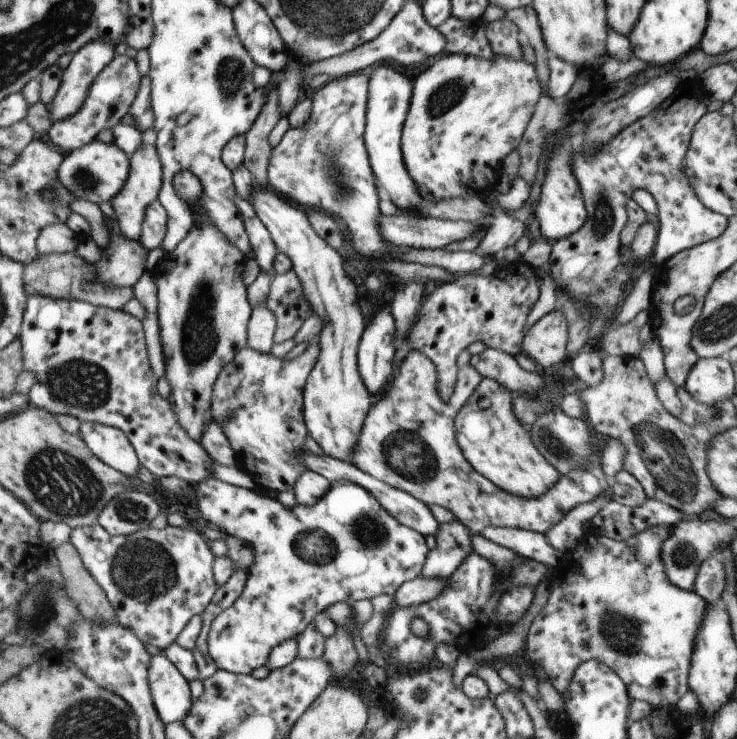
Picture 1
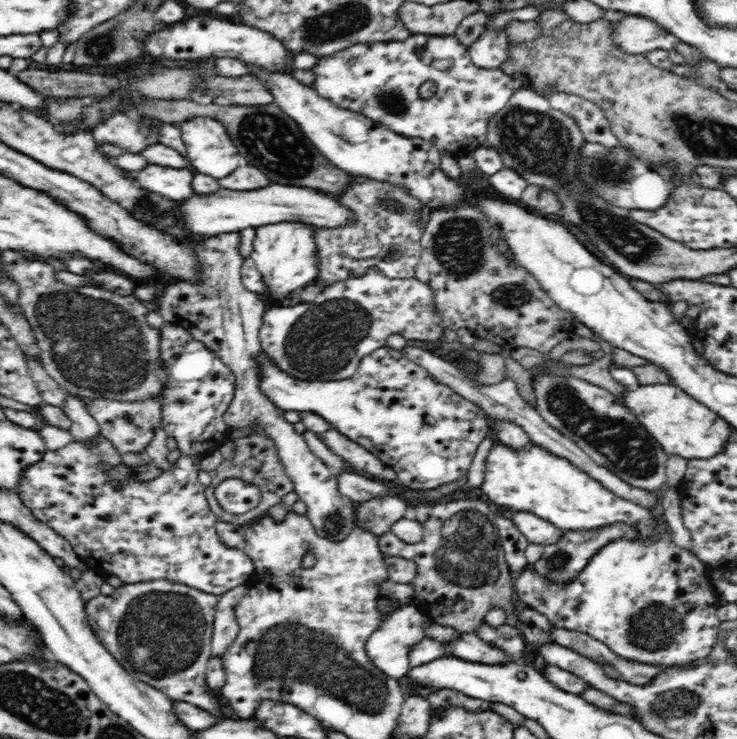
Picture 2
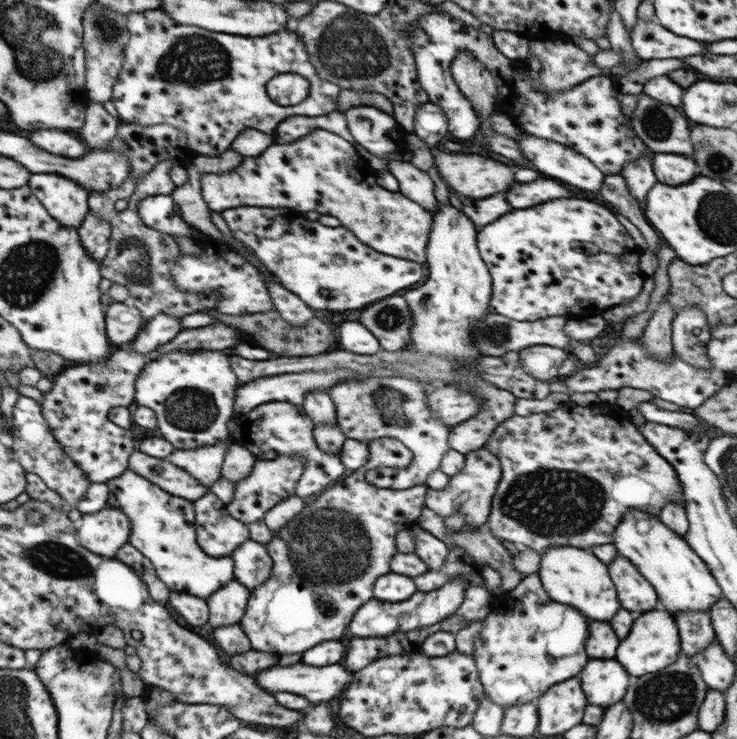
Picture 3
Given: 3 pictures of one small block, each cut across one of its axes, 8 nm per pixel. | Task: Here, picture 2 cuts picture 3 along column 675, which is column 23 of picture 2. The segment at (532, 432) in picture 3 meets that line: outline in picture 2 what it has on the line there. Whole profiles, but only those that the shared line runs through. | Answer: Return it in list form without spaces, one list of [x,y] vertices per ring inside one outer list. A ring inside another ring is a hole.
[[[166,322],[157,330],[159,360],[165,378],[161,391],[161,427],[168,437],[174,438],[180,452],[175,466],[150,481],[137,481],[135,474],[131,474],[126,486],[113,488],[104,475],[104,468],[118,466],[122,459],[118,451],[98,434],[98,440],[92,446],[72,441],[60,450],[45,452],[42,460],[28,468],[22,476],[17,494],[40,522],[72,545],[77,556],[90,565],[90,570],[103,576],[114,574],[128,584],[170,579],[204,592],[222,595],[245,584],[254,570],[252,559],[240,547],[230,547],[220,539],[215,527],[217,516],[210,509],[205,486],[199,479],[202,458],[218,450],[231,437],[232,428],[224,421],[224,414],[236,396],[235,376],[214,351],[193,338],[186,328]]]

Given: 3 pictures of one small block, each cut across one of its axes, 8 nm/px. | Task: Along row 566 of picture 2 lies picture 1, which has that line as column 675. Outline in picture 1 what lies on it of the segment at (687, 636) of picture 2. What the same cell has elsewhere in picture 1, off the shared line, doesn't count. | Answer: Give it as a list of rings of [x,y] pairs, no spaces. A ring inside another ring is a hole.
[[[655,525],[654,527],[646,528],[643,532],[637,533],[623,541],[614,541],[611,539],[602,539],[589,529],[579,539],[575,548],[565,551],[559,557],[559,562],[556,564],[557,578],[555,578],[555,580],[557,580],[557,582],[548,589],[546,603],[541,607],[541,610],[535,614],[532,623],[526,632],[526,640],[524,642],[526,644],[525,656],[529,658],[527,664],[529,666],[531,664],[539,665],[545,671],[551,686],[555,688],[560,696],[566,692],[566,688],[568,687],[572,672],[575,668],[582,662],[591,659],[606,664],[613,672],[615,672],[615,674],[623,681],[631,701],[635,699],[645,700],[647,704],[650,704],[650,706],[655,709],[673,711],[676,702],[688,691],[687,677],[692,647],[694,646],[696,633],[698,632],[701,621],[706,613],[705,610],[708,603],[706,603],[695,591],[683,590],[669,582],[660,557],[660,546],[661,543],[671,535],[670,530],[673,532],[673,528],[670,528],[669,525]]]

